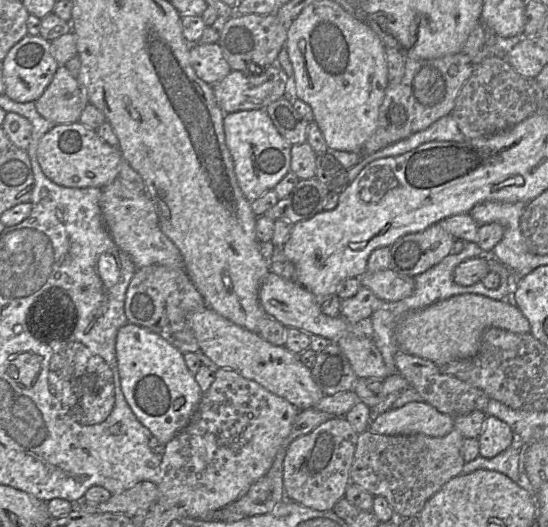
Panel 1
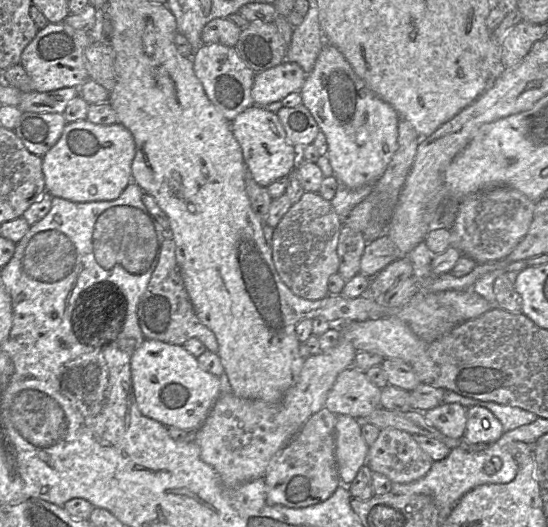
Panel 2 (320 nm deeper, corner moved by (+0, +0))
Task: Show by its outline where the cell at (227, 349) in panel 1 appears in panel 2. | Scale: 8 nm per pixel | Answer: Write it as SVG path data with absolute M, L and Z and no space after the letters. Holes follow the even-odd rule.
M348 367L337 376L325 401L325 408L335 415L365 417L381 408L381 388L365 372Z

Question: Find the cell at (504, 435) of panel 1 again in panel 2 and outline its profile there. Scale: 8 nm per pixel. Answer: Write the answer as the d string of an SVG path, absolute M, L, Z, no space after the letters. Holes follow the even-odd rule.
M481 406L467 408L467 423L464 439L469 444L492 444L500 439L504 430L500 420Z

